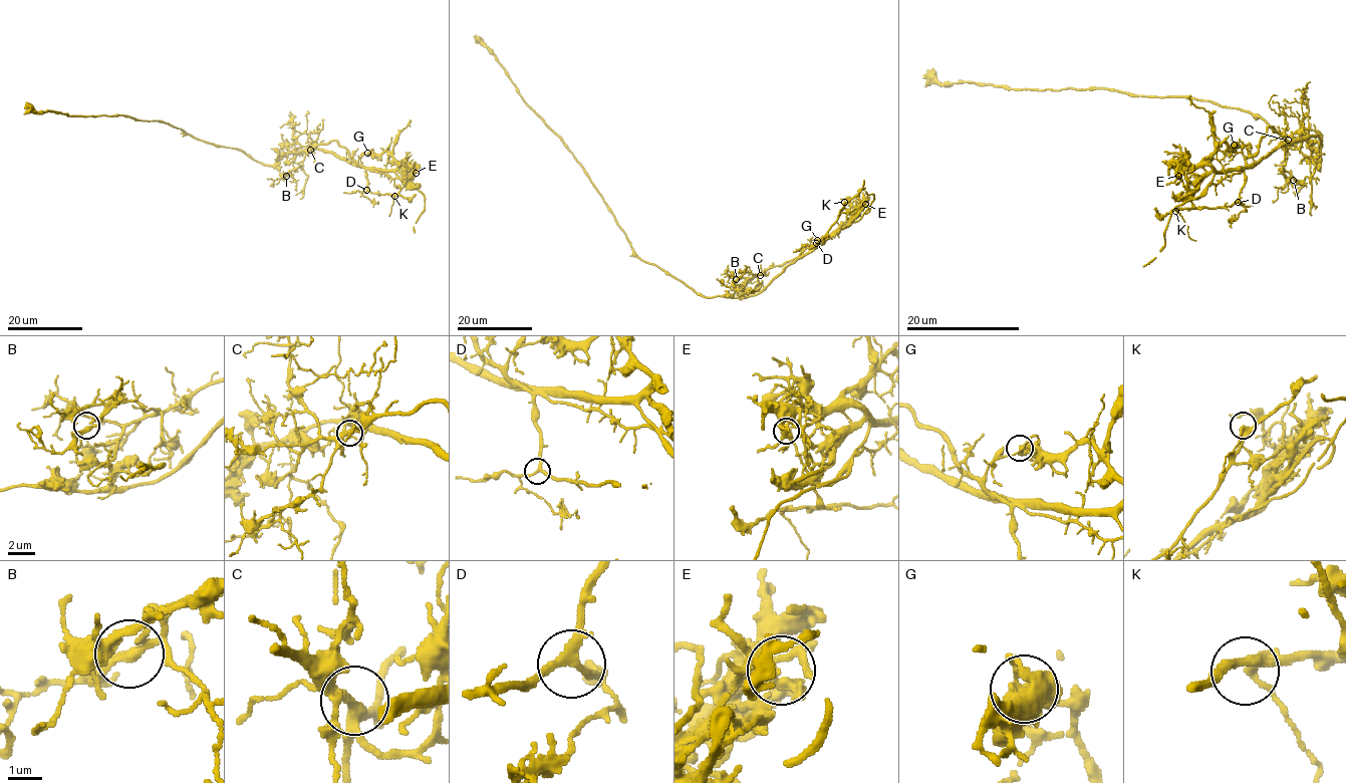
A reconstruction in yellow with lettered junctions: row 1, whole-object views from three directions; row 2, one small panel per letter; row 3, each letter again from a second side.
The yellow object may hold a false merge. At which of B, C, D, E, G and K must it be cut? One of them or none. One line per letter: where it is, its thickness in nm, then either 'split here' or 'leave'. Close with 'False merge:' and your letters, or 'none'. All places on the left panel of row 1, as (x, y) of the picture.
B: place (286, 176); calibre 220 nm; leave
C: place (310, 150); calibre 260 nm; leave
D: place (366, 190); calibre 200 nm; leave
E: place (416, 173); calibre 280 nm; leave
G: place (367, 153); calibre 300 nm; split here
K: place (394, 196); calibre 280 nm; leave
False merge: G

